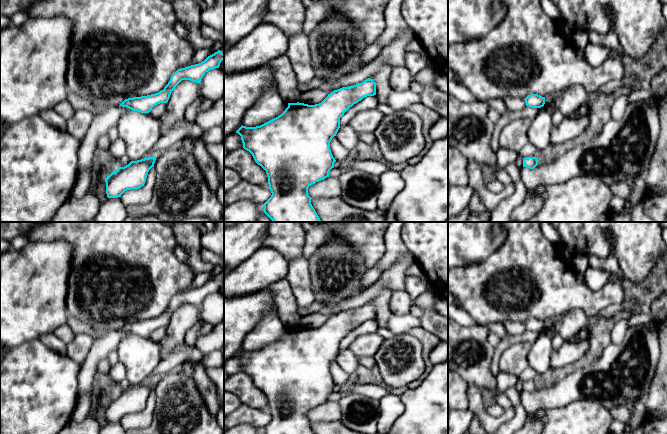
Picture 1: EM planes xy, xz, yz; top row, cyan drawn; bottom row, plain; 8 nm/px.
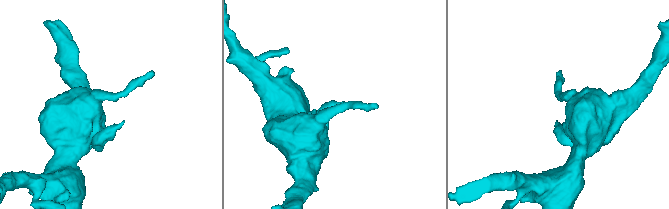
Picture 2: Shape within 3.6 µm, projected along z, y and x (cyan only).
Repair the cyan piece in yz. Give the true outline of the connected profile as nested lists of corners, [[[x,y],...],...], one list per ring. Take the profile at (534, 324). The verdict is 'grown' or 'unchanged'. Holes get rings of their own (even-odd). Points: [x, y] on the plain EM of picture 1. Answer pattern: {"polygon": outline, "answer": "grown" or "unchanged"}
{"polygon": [[[538,318],[528,319],[525,323],[526,330],[531,332],[541,332],[545,328],[545,321]]], "answer": "unchanged"}

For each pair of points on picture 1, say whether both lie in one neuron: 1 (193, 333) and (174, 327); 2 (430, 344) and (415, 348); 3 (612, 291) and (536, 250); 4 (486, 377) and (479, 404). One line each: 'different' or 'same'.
1: different
2: different
3: same
4: different

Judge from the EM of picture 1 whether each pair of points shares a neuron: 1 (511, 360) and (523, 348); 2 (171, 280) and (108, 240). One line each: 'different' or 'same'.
1: same
2: same

